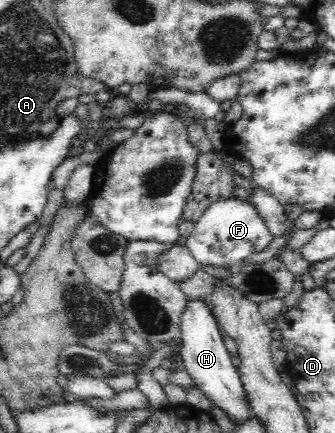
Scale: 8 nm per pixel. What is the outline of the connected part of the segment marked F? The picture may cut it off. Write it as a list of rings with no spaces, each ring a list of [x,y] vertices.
[[[232,197],[210,202],[206,206],[197,219],[193,232],[186,238],[185,246],[200,265],[214,265],[235,271],[246,263],[250,255],[266,249],[274,238],[274,234],[250,202]]]

